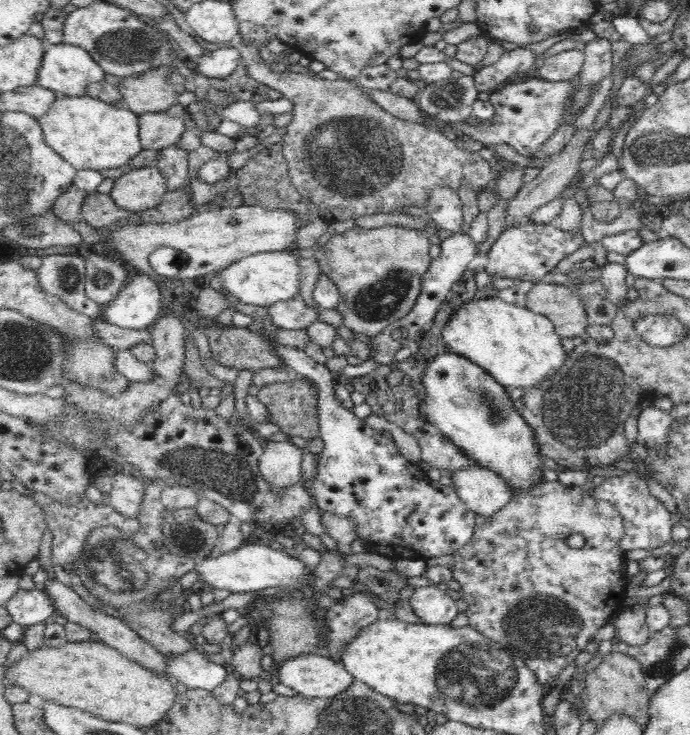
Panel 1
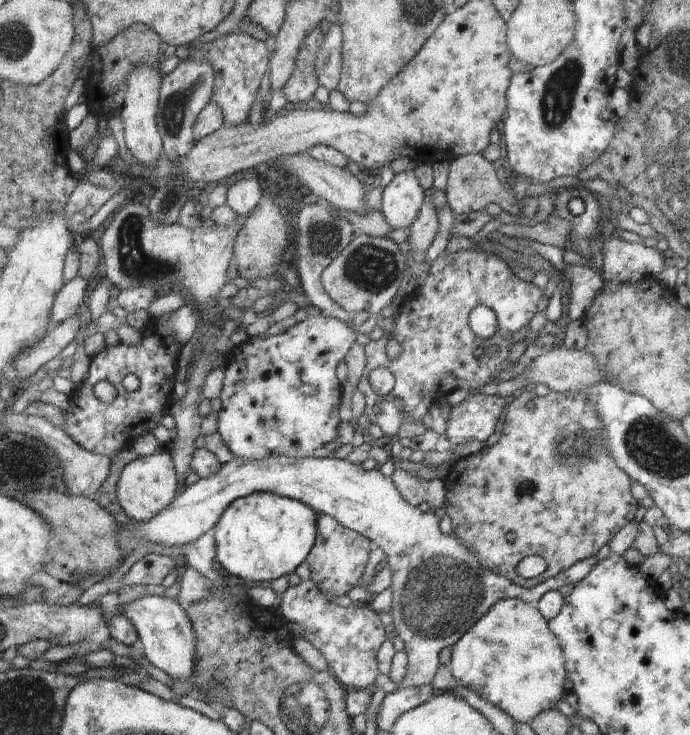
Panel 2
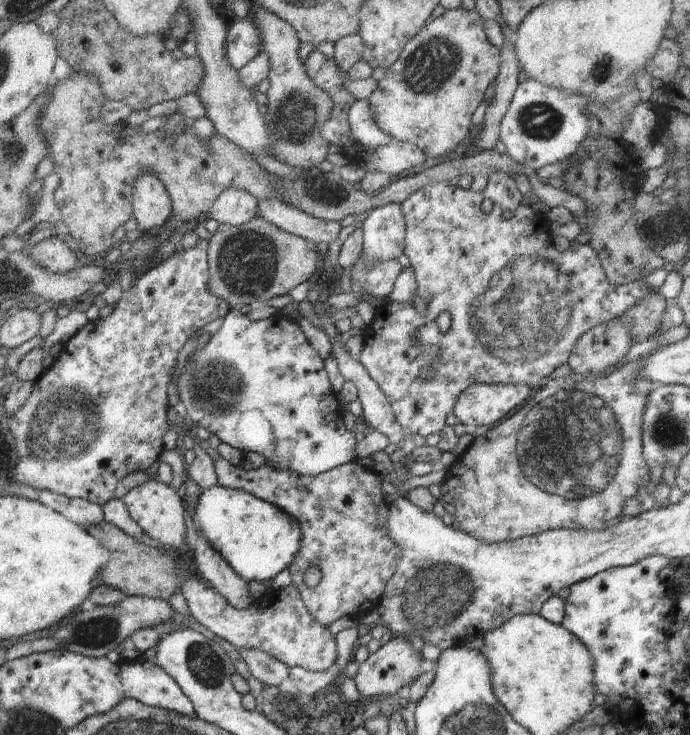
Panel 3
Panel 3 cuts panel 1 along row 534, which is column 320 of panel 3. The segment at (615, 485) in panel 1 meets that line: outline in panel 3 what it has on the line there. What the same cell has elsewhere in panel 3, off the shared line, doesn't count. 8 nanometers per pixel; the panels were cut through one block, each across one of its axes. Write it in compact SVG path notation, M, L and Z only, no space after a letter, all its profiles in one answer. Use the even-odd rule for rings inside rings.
M184 565L183 573L185 583L181 592L187 599L192 618L234 648L264 651L289 668L302 667L309 671L328 670L336 660L336 636L332 636L328 627L322 626L308 612L293 584L286 589L270 590L254 600L248 608L235 609Z

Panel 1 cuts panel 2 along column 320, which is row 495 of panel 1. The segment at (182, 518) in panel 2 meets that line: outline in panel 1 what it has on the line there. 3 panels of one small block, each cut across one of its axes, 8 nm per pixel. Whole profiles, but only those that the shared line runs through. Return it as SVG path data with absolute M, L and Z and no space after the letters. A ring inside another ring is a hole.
M482 466L456 470L450 476L455 491L467 508L489 518L502 510L515 493L504 477Z

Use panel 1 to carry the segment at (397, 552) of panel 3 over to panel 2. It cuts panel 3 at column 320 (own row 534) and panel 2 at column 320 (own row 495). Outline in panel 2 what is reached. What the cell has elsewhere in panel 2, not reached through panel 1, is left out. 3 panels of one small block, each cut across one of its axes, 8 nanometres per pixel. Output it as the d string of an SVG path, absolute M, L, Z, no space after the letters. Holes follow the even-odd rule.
M317 511L314 514L316 514L316 540L307 558L311 572L310 580L320 590L322 598L332 604L334 597L346 595L358 585L373 545L369 539L352 529L344 528L331 516Z

